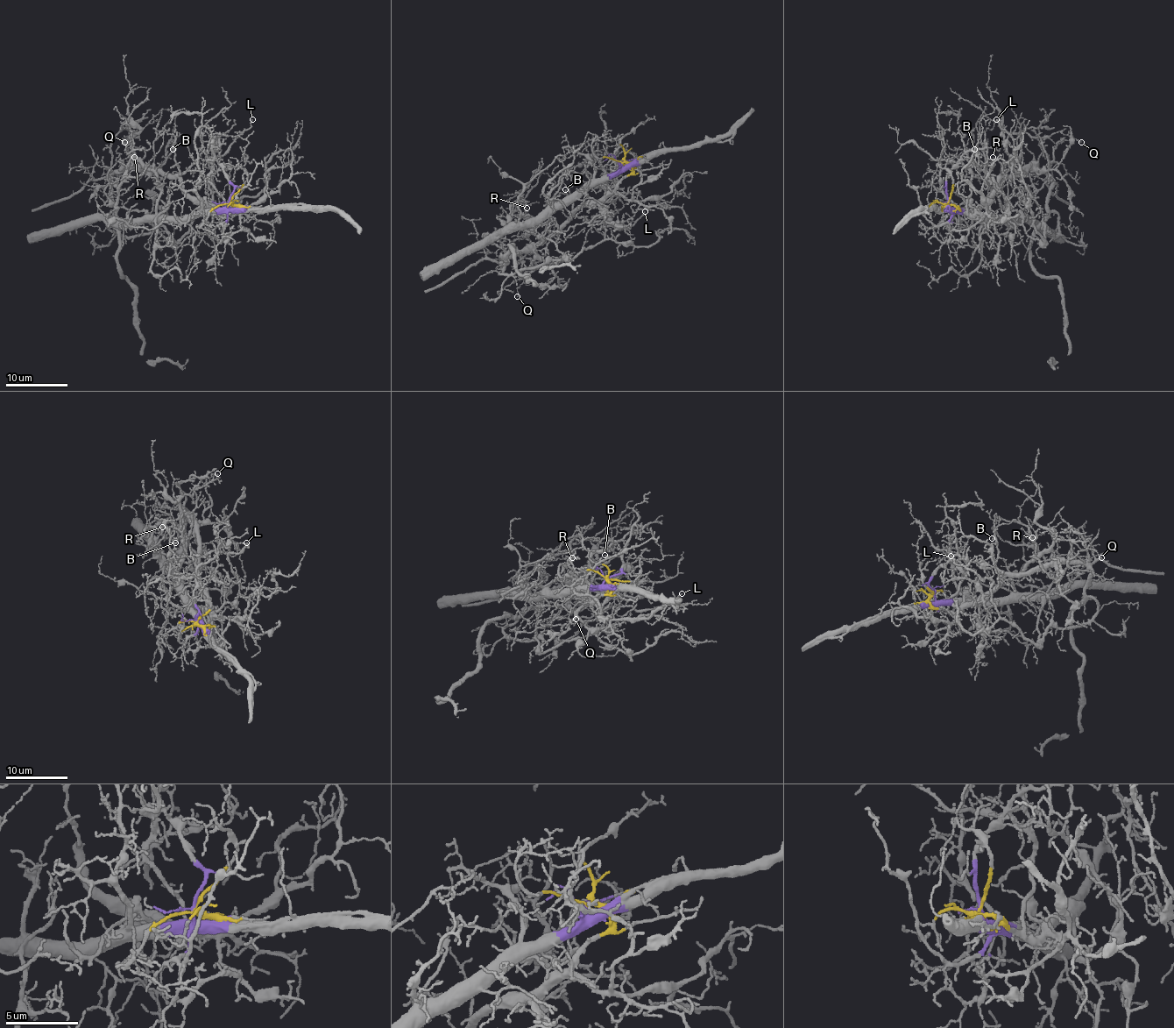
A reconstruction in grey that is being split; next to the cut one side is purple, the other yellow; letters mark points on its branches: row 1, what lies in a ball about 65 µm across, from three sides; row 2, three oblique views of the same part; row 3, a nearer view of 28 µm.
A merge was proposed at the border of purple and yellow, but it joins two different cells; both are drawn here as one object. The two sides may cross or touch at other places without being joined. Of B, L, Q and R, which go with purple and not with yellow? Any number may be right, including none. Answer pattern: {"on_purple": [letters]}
{"on_purple": ["Q", "R"]}

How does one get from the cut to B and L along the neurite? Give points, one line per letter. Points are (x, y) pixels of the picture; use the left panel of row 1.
B: (229, 202), (238, 206), (223, 214), (206, 203), (195, 202), (184, 191), (178, 171), (175, 143), (172, 149)
L: (229, 202), (238, 206), (223, 214), (195, 202), (181, 177), (194, 163), (223, 153), (252, 119)

